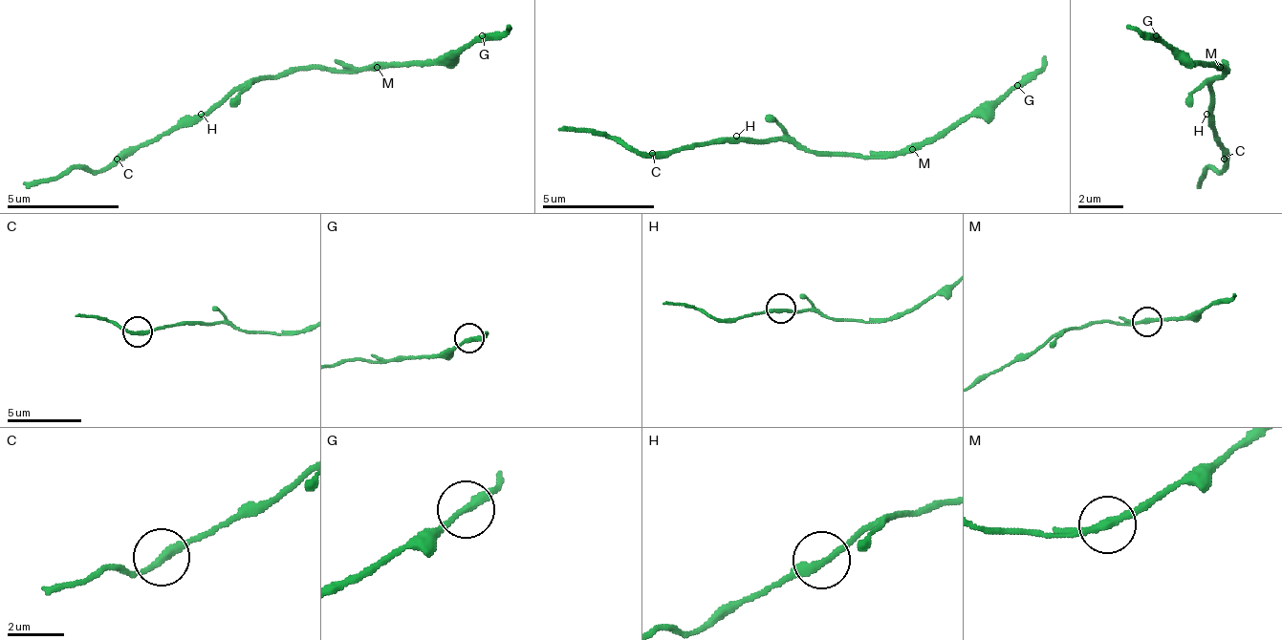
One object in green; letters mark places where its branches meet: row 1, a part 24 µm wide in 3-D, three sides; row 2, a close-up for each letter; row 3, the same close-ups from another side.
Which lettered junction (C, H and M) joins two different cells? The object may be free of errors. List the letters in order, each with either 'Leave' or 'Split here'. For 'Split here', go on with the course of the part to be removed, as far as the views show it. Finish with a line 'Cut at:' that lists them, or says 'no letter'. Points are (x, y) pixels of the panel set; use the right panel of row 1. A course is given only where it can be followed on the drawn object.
C: Leave
H: Leave
M: Leave
Cut at: no letter

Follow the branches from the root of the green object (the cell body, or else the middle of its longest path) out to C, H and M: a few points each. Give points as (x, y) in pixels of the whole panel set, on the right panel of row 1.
C: (1224, 74), (1212, 85), (1212, 136), (1224, 147), (1224, 159)
H: (1224, 74), (1212, 85), (1212, 108), (1206, 114)
M: (1224, 74), (1224, 69), (1229, 69), (1218, 69)

